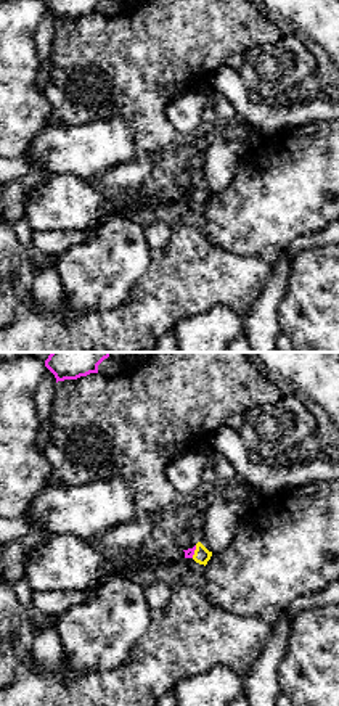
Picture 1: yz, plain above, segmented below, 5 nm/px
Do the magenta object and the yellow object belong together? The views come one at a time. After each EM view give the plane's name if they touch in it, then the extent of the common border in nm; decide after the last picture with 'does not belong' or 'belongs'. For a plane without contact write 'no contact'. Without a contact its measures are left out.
contact in yz; length 70 nm

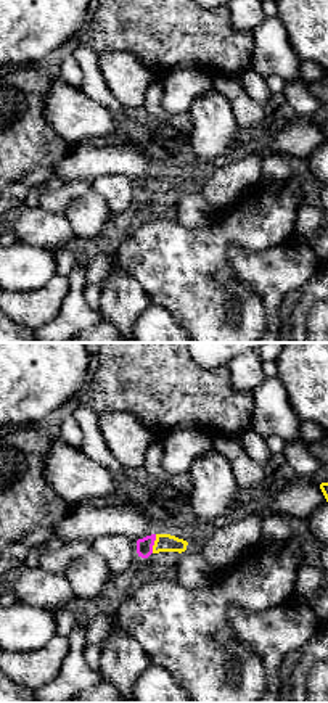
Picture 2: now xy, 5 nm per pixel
contact in xy; length 100 nm

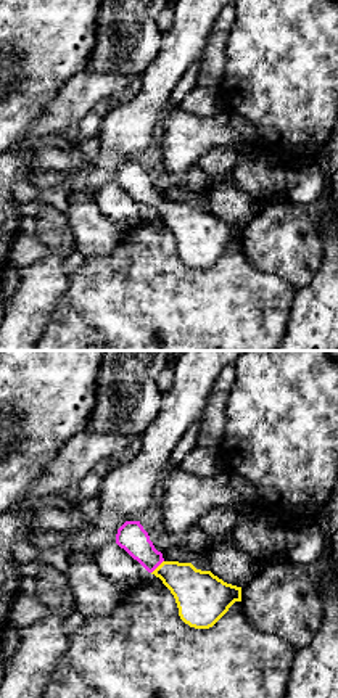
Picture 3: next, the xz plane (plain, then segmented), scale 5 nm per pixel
contact in xz; length 90 nm

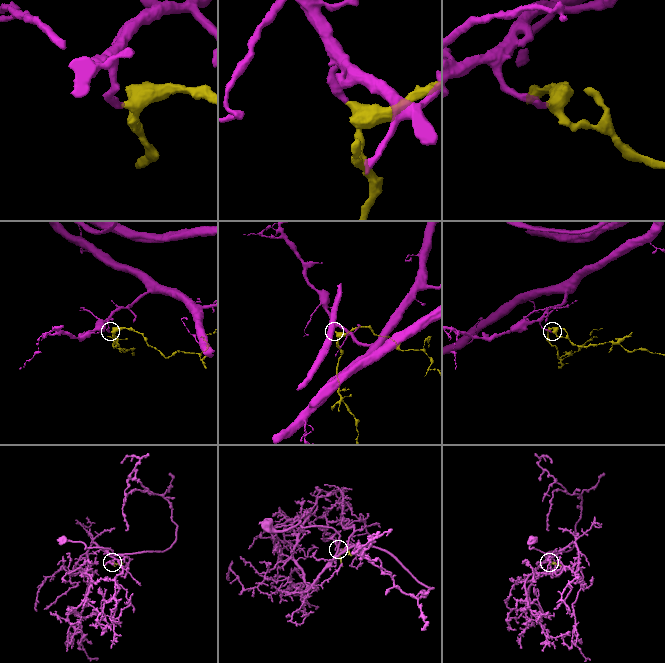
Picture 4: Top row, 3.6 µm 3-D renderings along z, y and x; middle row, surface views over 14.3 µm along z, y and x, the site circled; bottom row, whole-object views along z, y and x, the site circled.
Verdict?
belongs

